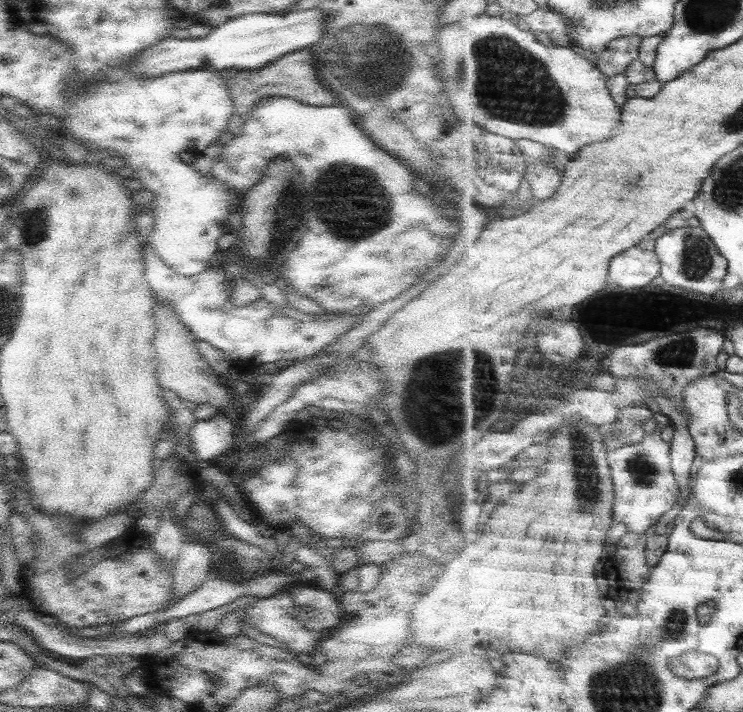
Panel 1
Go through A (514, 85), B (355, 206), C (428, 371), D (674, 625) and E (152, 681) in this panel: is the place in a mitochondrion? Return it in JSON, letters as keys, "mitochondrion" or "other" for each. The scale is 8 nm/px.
{"A":"mitochondrion","B":"mitochondrion","C":"mitochondrion","D":"mitochondrion","E":"other"}

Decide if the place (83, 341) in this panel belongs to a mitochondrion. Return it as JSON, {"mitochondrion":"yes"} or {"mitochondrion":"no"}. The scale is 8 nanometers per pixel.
{"mitochondrion":"no"}

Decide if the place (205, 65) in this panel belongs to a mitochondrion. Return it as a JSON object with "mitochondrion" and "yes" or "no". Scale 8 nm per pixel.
{"mitochondrion":"no"}

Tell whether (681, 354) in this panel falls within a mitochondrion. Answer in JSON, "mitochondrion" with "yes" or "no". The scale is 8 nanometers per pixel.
{"mitochondrion":"yes"}

